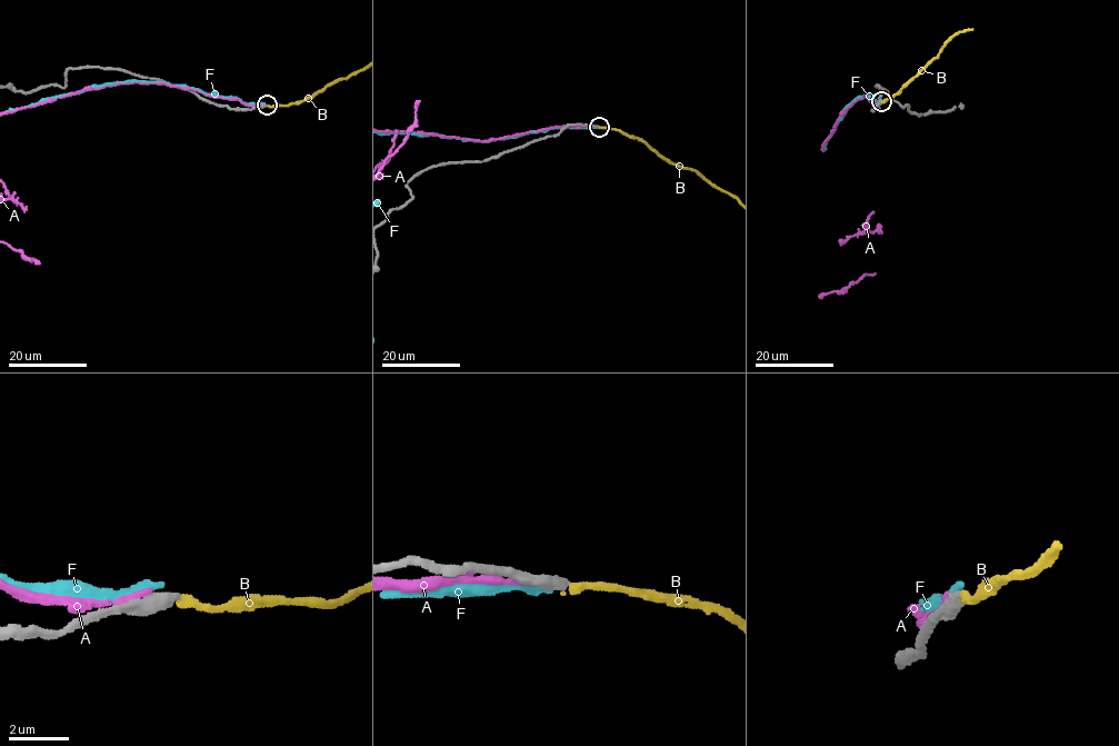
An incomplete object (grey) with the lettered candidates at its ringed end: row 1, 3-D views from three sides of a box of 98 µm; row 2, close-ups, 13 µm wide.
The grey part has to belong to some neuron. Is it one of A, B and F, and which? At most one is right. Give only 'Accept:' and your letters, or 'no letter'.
Accept: B

